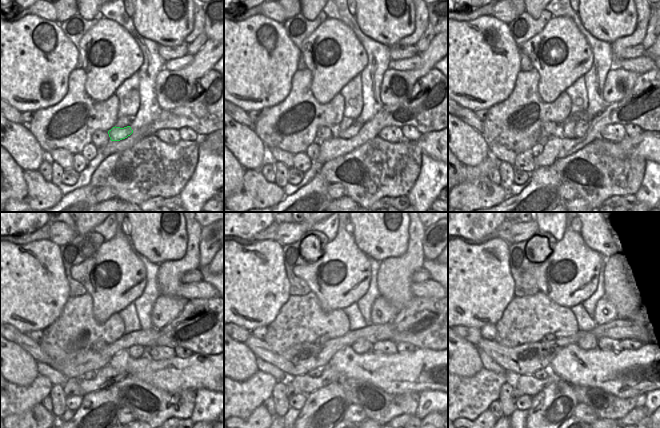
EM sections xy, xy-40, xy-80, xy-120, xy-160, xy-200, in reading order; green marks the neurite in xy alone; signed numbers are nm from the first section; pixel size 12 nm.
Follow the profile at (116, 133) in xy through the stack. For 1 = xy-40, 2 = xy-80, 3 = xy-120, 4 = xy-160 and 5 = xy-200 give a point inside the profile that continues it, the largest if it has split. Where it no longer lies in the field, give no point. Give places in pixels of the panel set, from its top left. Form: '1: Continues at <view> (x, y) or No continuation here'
1: Continues at xy-40 (355, 128)
2: Continues at xy-80 (581, 127)
3: Continues at xy-120 (136, 351)
4: Continues at xy-160 (361, 346)
5: Continues at xy-200 (587, 342).

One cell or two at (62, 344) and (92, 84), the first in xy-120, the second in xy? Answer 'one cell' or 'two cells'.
two cells

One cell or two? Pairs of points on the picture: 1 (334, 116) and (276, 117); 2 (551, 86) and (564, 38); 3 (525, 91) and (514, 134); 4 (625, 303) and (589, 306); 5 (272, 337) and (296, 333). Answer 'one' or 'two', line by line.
1: one
2: one
3: one
4: two
5: one

